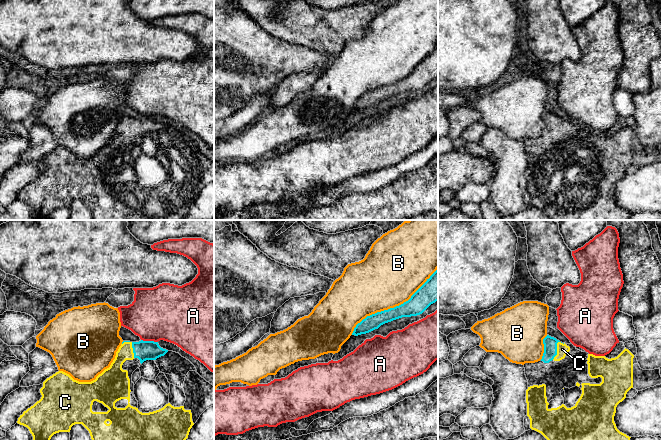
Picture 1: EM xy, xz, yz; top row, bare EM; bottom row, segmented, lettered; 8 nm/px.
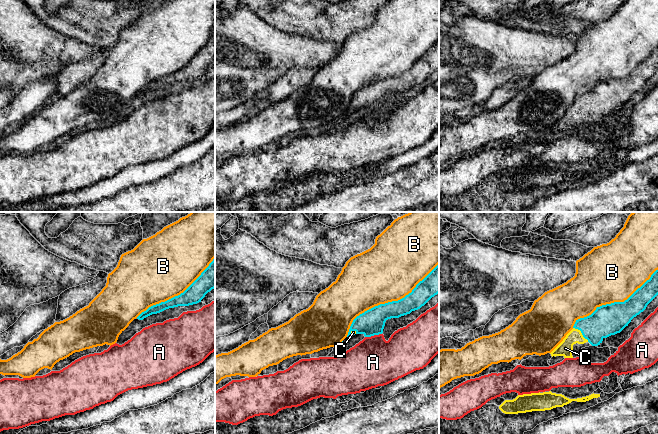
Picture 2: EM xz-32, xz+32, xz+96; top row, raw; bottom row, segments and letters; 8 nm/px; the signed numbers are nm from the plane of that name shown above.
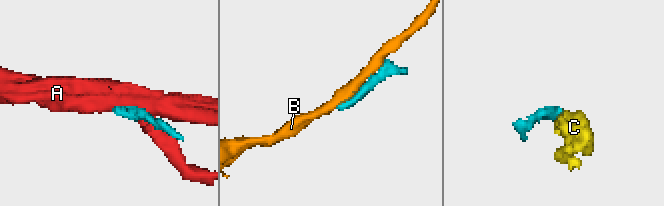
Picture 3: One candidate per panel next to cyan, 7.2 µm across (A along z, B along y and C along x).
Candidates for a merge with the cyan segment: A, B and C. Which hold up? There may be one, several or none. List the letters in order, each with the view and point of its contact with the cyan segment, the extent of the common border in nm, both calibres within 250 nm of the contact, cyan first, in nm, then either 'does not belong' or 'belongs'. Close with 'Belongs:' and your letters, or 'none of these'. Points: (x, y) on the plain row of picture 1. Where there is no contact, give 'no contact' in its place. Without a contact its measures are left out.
A: meets cyan in xy at (149, 117); contact 140 nm long; 160 nm thick on the cyan side, 440 nm on the other; does not belong
B: meets cyan in xz at (394, 83); contact 900 nm long; 160 nm thick on the cyan side, 480 nm on the other; does not belong
C: meets cyan in yz at (556, 124); contact 170 nm long; 110 nm thick on the cyan side, 90 nm on the other; belongs
Belongs: C

